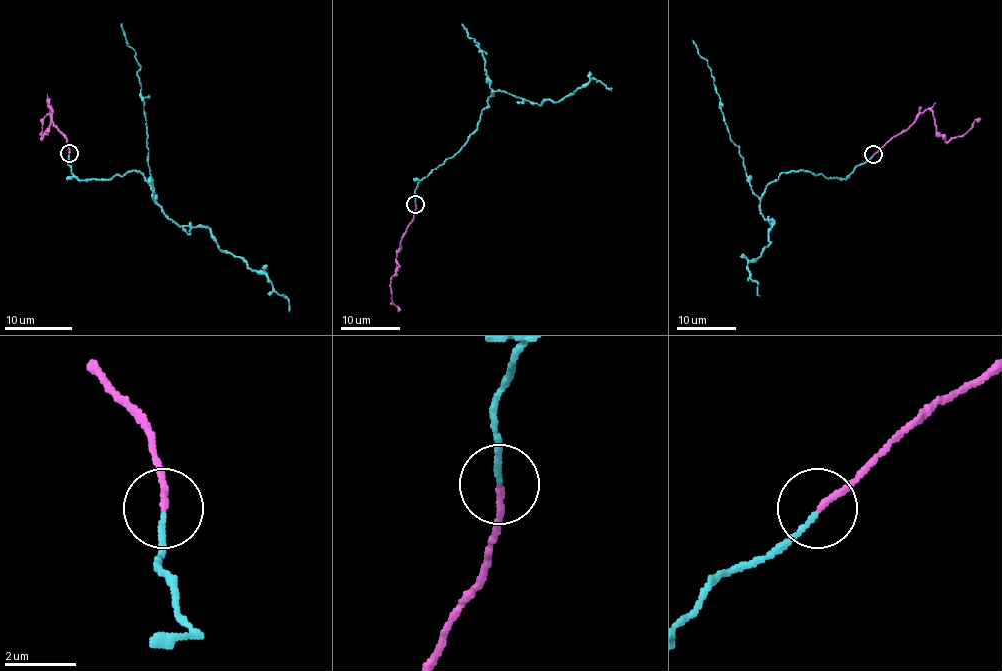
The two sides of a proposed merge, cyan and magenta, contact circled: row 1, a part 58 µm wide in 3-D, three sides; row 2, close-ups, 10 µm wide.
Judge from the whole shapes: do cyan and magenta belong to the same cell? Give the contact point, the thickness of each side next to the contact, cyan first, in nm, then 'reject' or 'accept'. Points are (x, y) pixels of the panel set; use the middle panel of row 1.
(415, 204) | 130/170 nm | reject

